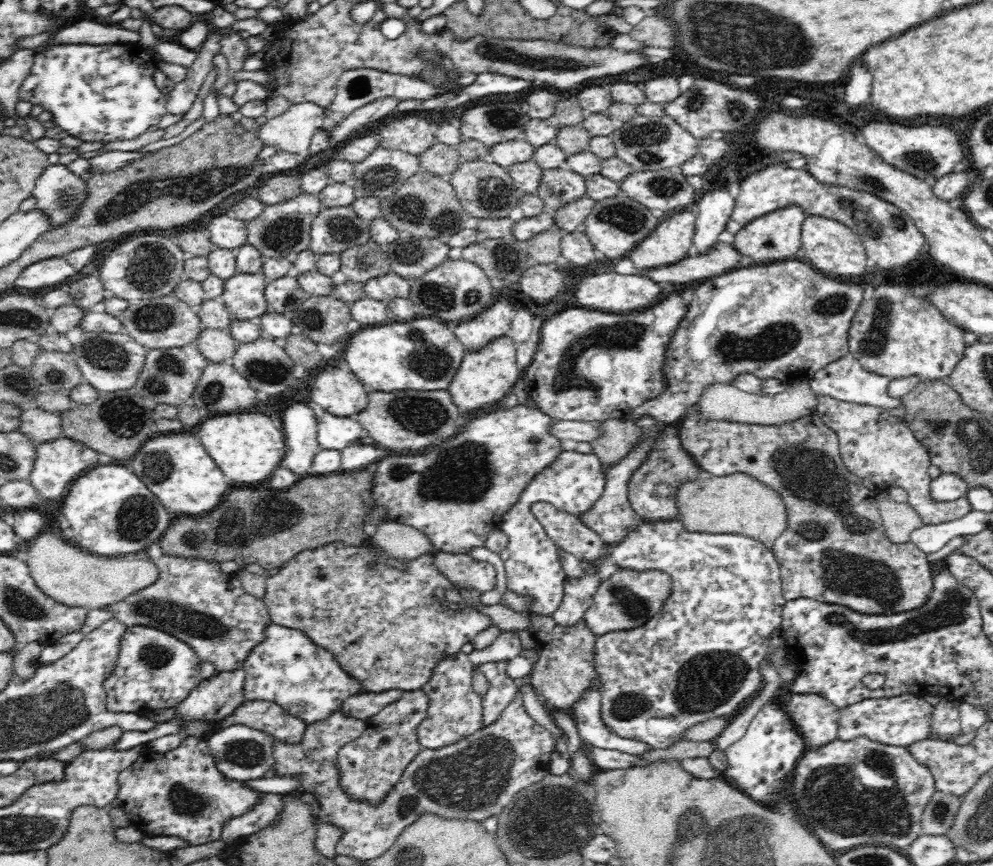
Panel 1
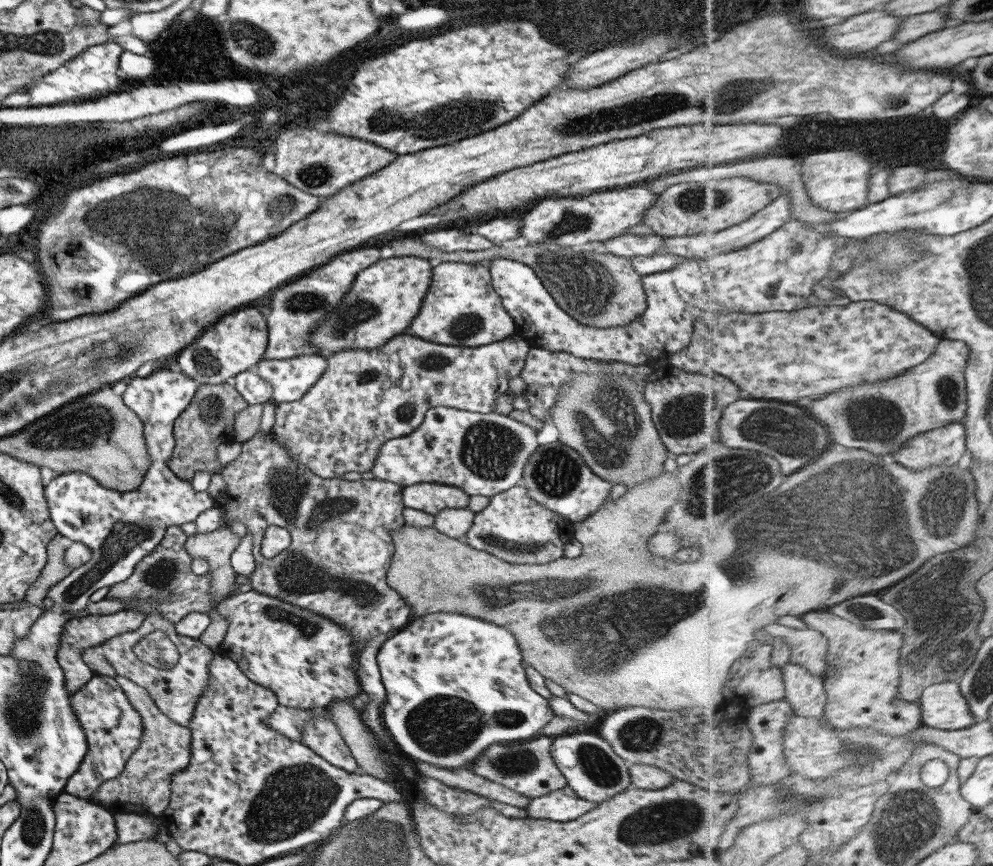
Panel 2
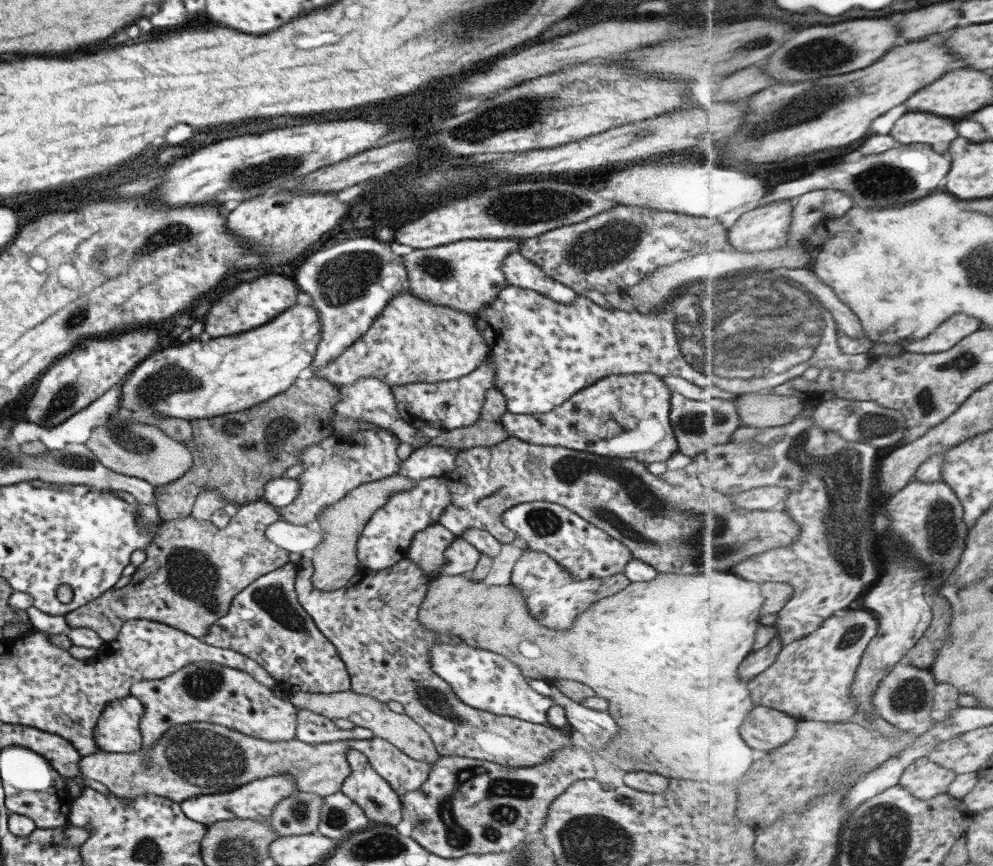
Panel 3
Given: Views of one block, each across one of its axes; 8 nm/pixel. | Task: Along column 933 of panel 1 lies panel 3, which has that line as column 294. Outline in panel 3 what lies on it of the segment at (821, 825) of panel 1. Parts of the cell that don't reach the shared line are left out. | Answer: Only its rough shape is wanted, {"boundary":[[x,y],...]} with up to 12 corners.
{"boundary":[[295,777],[255,779],[179,806],[206,827],[217,821],[270,820],[275,804],[297,797]]}

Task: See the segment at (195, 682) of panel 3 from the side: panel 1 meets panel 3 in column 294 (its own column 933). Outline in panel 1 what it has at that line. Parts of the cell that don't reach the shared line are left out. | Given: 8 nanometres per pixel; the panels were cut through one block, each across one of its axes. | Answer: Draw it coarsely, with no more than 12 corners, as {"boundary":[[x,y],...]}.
{"boundary":[[960,699],[933,706],[933,736],[962,735]]}

